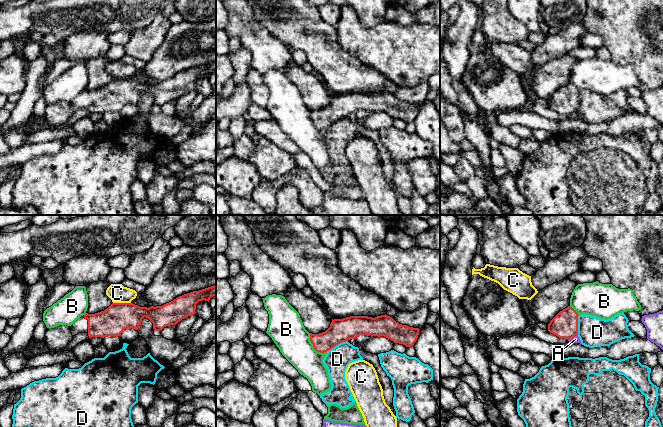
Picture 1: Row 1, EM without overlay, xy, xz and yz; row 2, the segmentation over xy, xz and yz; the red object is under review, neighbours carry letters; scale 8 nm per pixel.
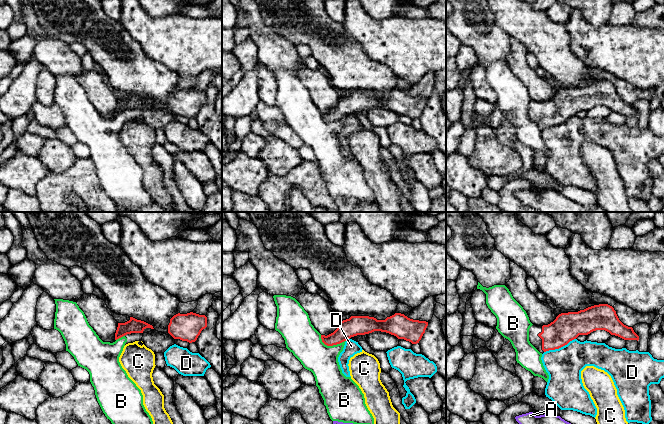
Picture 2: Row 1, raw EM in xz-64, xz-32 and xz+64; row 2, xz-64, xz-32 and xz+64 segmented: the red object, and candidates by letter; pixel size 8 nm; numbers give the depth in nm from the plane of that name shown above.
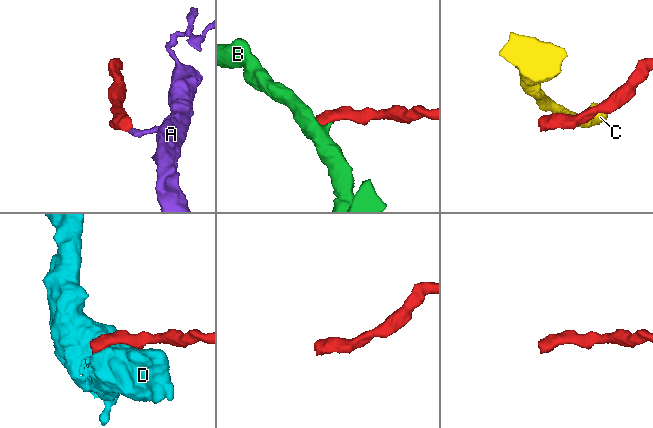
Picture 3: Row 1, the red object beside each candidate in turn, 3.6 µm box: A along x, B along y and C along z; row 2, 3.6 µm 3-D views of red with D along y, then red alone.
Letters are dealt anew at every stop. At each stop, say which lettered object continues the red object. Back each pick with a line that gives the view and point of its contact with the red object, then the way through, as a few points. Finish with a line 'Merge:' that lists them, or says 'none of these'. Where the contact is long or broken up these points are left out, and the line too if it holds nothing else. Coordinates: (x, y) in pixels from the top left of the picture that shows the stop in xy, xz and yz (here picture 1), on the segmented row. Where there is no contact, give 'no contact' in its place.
Merge: none of these

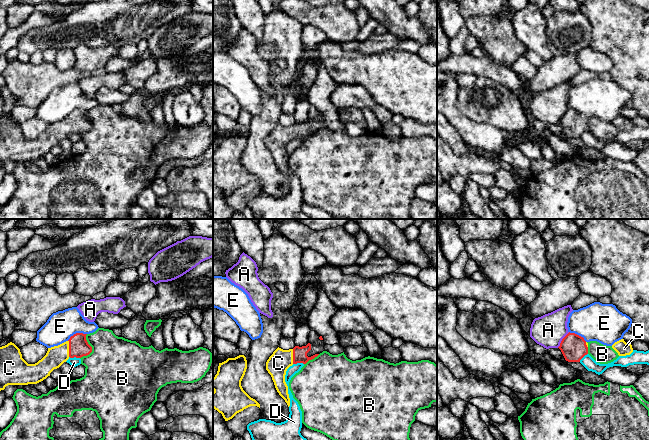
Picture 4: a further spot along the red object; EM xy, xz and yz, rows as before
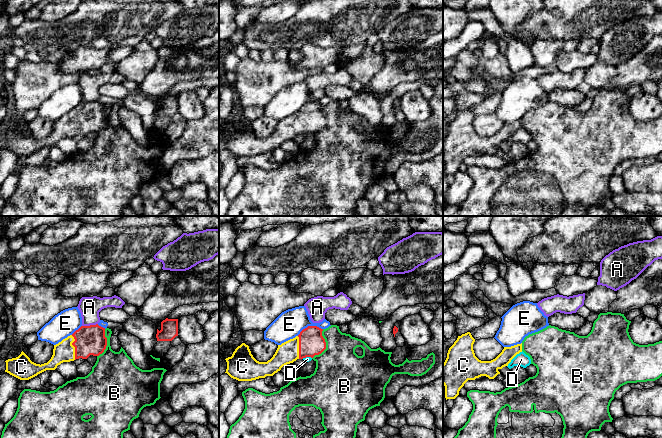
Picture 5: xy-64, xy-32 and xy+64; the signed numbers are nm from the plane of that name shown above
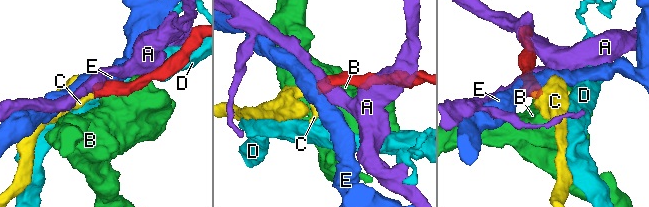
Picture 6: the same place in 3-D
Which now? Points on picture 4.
C: contact xy (69, 348); way xy (78, 346), (69, 348), (56, 356)
Merge: C

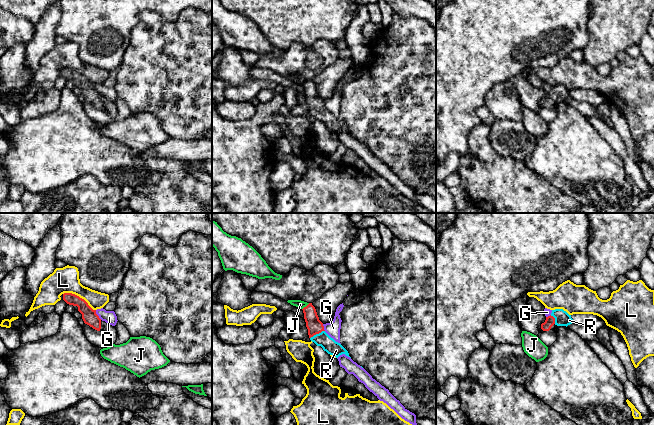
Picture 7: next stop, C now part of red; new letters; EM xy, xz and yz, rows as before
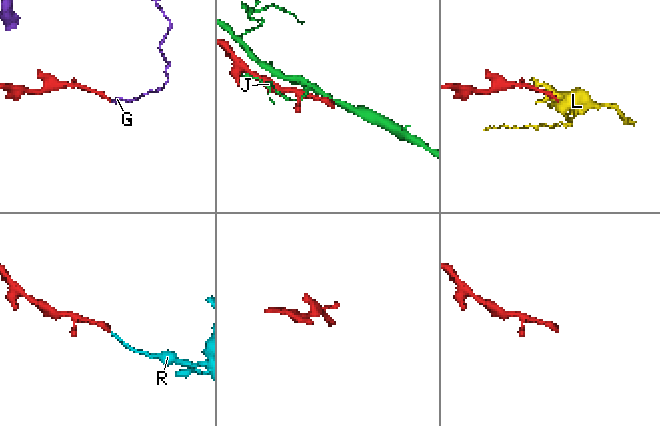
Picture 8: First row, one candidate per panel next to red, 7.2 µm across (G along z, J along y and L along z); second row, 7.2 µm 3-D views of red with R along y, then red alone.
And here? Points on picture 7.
R: contact xz (317, 333); way xz (314, 325), (317, 333), (322, 339)
Merge: R

